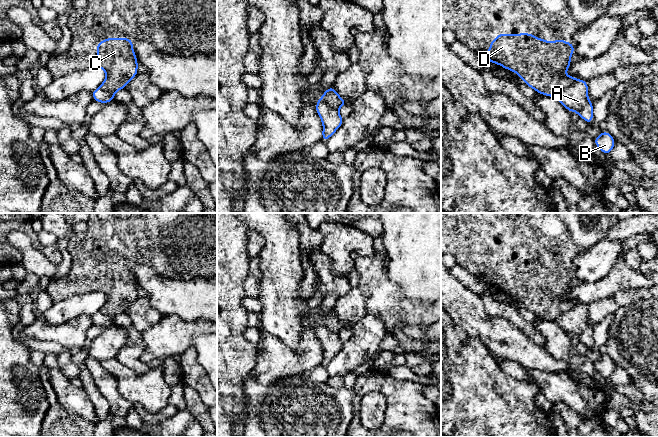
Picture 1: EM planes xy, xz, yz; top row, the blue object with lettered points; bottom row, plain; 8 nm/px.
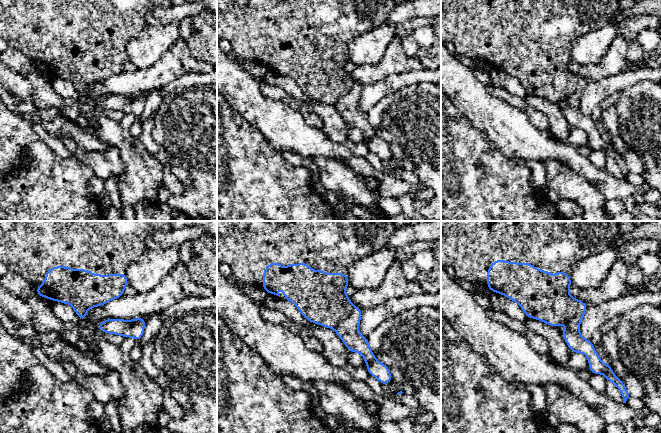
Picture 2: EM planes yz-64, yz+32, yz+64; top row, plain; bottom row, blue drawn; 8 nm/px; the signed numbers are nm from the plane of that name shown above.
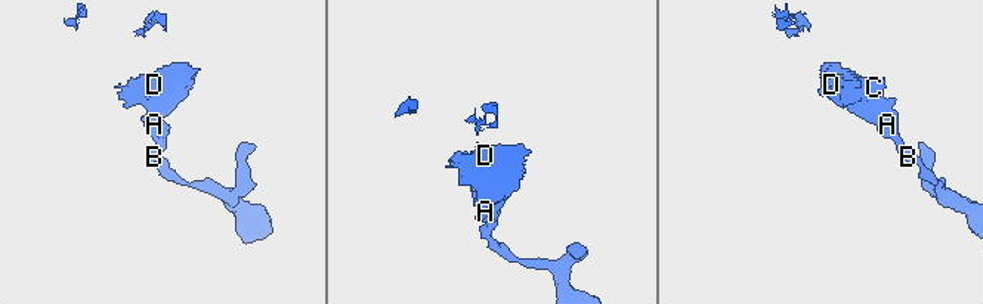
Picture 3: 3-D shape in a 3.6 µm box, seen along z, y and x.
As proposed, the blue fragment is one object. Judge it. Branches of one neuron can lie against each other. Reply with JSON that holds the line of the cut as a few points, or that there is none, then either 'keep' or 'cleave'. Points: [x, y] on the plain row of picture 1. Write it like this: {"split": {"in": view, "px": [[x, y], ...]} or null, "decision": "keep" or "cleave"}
{"split": {"in": "yz", "px": [[575, 303], [570, 309], [553, 320]]}, "decision": "cleave"}

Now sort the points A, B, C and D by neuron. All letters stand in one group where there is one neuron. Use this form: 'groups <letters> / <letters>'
groups A B / C D

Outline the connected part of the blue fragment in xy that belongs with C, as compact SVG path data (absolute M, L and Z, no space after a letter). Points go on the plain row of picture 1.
M105 262L103 266L96 267L99 277L92 291L102 292L106 296L106 302L100 312L114 318L126 312L139 297L139 286L132 272L133 267L130 262Z

